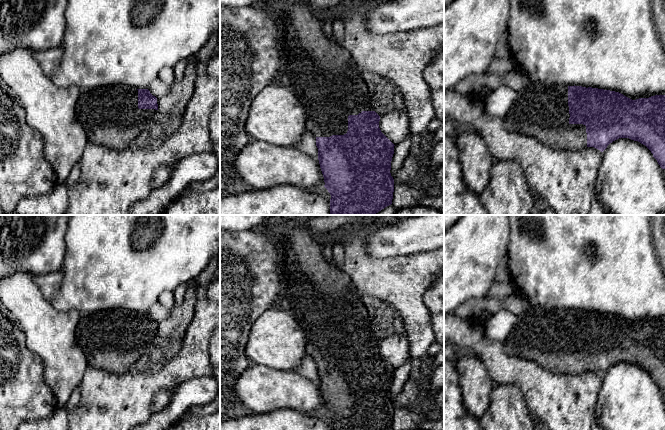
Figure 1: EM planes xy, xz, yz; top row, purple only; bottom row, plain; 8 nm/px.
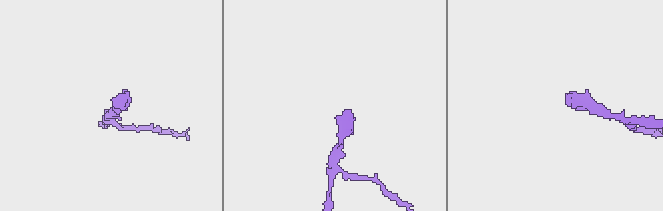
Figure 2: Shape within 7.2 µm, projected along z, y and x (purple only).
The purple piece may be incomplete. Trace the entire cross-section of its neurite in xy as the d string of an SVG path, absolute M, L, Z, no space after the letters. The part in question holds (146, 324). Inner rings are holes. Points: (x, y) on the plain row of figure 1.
M104 310L81 315L75 339L89 366L123 374L134 368L150 346L158 324L148 313Z

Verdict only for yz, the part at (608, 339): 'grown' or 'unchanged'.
grown

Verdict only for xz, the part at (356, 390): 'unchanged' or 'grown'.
grown

